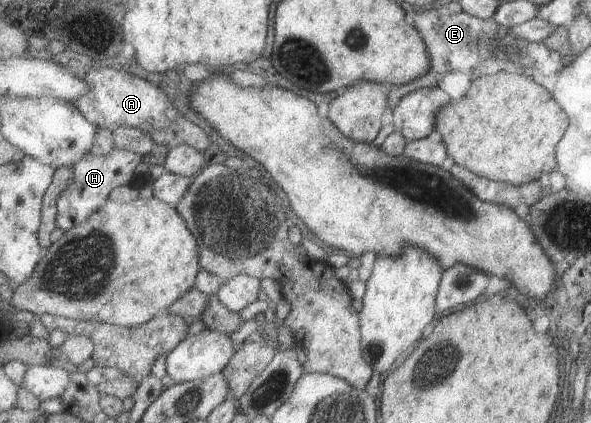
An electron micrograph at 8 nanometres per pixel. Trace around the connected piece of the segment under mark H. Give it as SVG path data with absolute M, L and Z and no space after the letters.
M115 148L106 156L96 157L90 153L84 155L84 158L80 159L76 165L72 165L74 178L58 201L58 228L66 232L88 221L96 211L109 202L108 197L116 187L128 186L128 183L134 179L134 171L140 162L143 162L140 154L120 148Z

